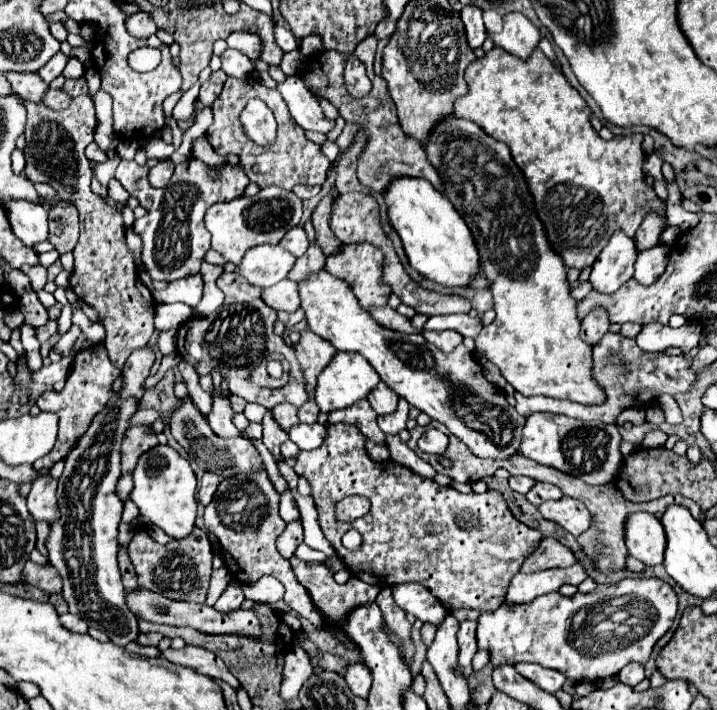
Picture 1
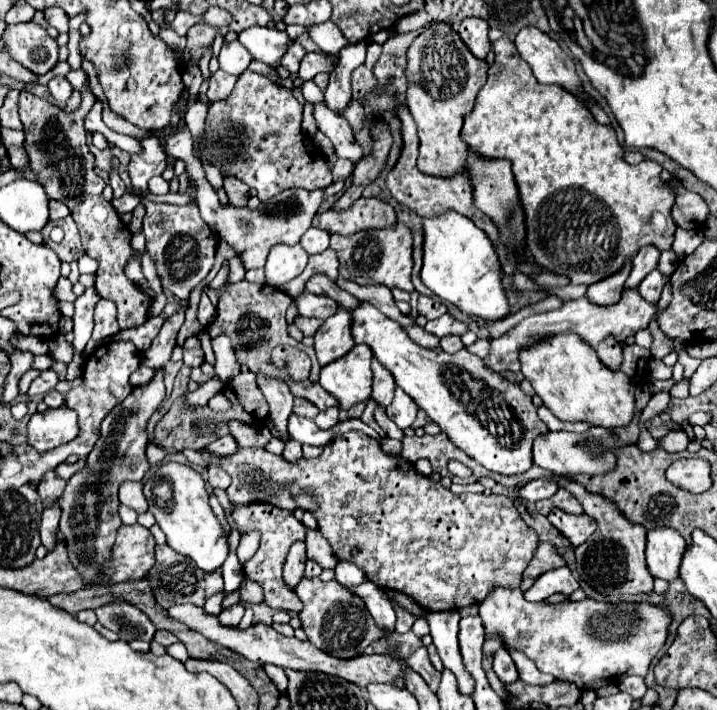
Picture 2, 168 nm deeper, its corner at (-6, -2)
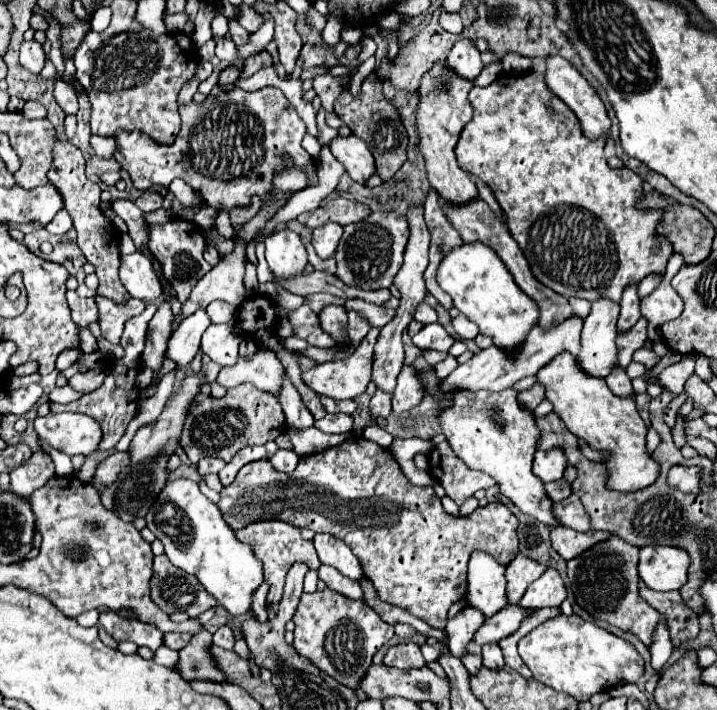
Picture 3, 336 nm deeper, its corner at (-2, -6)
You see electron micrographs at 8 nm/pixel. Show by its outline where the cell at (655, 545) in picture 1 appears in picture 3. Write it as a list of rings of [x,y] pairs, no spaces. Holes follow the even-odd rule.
[[[648,546],[640,550],[638,574],[648,588],[658,592],[680,590],[686,584],[688,556],[682,548],[670,546]]]

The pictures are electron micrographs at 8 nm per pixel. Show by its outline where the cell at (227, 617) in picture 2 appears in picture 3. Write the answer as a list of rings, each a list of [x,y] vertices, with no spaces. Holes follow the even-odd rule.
[[[222,626],[218,628],[218,632],[214,634],[214,644],[218,648],[224,648],[224,650],[232,650],[234,648],[234,634],[228,626]]]

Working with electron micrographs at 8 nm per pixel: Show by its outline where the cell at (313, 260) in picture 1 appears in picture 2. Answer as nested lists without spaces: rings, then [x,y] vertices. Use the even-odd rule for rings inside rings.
[[[314,274],[314,276],[306,282],[306,292],[330,296],[332,300],[336,300],[336,302],[338,302],[340,306],[344,306],[344,308],[352,308],[352,306],[358,302],[354,296],[350,296],[348,292],[344,292],[342,288],[338,288],[334,282],[330,282],[328,276],[324,276],[324,274]]]

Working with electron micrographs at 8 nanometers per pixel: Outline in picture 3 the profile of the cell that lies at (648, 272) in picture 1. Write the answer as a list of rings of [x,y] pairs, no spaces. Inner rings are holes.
[[[672,254],[666,266],[664,282],[640,302],[642,316],[648,320],[648,340],[658,356],[670,352],[668,344],[660,334],[660,326],[670,320],[676,320],[684,310],[683,300],[671,286],[671,280],[680,268],[682,268],[682,256]]]

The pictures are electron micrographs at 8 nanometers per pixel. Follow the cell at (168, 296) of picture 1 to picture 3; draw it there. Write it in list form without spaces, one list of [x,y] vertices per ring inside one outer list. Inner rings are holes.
[[[198,310],[182,320],[182,324],[172,332],[164,358],[172,360],[176,366],[186,366],[192,362],[200,350],[200,338],[210,326],[210,320],[204,310]]]

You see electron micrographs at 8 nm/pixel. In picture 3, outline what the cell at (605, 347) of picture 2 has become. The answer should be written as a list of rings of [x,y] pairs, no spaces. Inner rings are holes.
[[[618,368],[618,372],[612,372],[608,378],[606,378],[606,384],[610,386],[610,390],[616,394],[616,396],[634,396],[634,388],[632,388],[632,382],[630,378],[626,376],[626,372],[622,372],[622,368]]]

